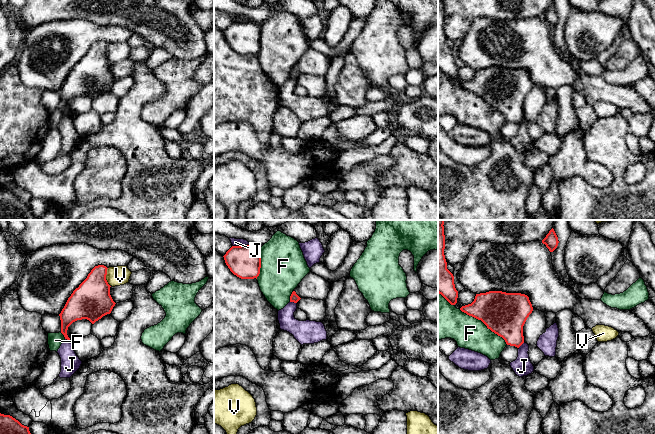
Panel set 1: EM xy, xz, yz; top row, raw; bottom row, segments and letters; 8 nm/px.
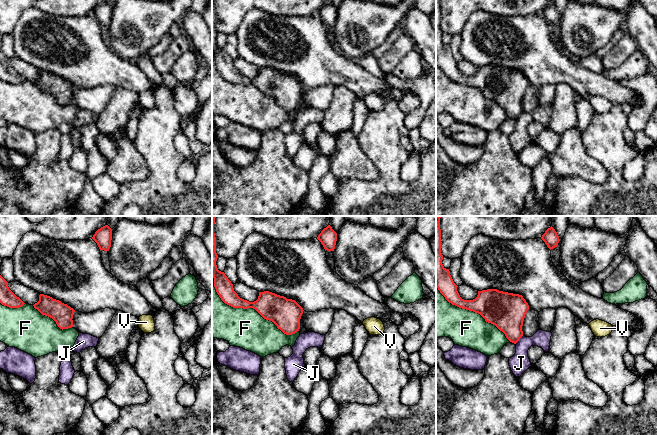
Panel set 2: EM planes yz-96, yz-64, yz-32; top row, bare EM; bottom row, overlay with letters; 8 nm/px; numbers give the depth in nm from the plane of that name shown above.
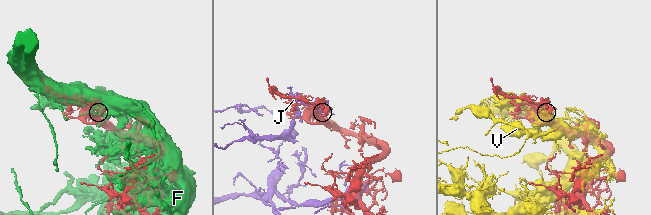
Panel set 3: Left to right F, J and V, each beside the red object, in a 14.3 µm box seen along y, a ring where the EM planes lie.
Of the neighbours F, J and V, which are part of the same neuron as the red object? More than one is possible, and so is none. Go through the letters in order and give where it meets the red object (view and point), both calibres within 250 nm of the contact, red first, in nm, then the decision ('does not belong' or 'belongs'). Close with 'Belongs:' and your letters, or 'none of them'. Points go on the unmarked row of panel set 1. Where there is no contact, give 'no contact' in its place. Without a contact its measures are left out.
F: yz (484, 99) | 340/260 nm | does not belong
J: xz (242, 21) | 260/60 nm | does not belong
V: xy (105, 53) | 300/160 nm | does not belong
Belongs: none of them

